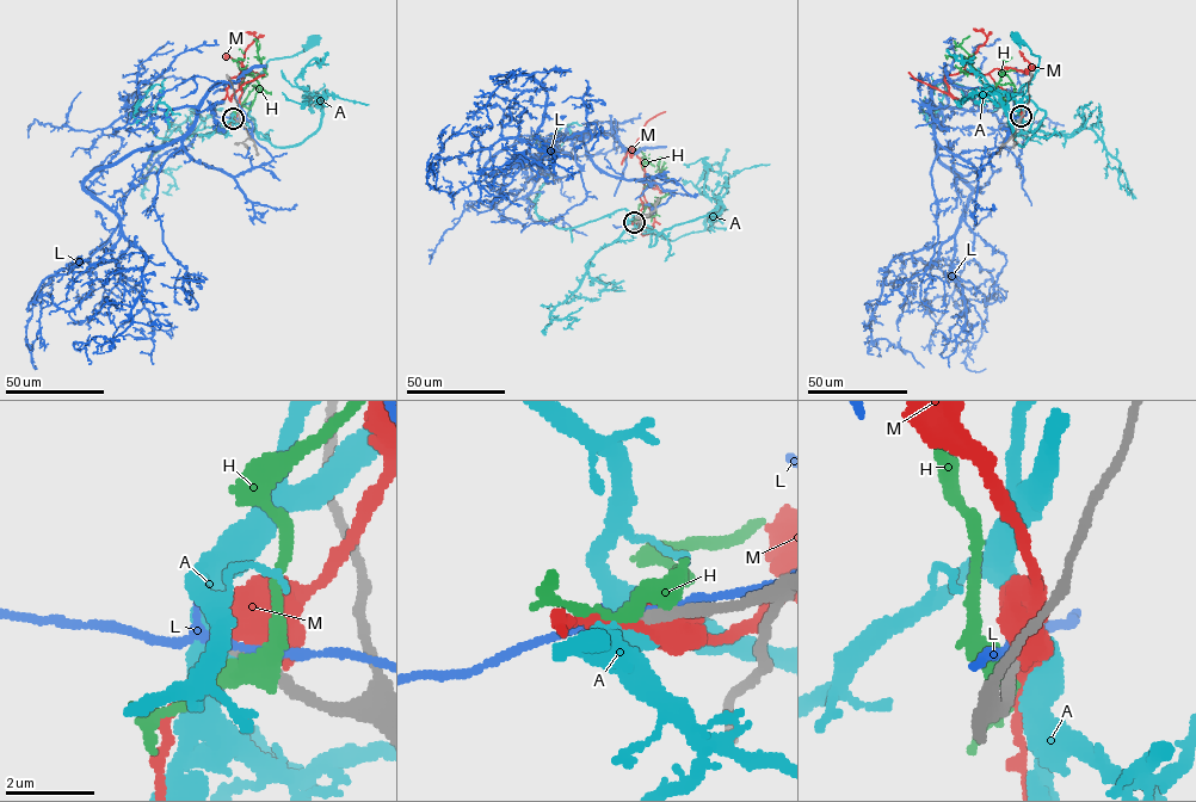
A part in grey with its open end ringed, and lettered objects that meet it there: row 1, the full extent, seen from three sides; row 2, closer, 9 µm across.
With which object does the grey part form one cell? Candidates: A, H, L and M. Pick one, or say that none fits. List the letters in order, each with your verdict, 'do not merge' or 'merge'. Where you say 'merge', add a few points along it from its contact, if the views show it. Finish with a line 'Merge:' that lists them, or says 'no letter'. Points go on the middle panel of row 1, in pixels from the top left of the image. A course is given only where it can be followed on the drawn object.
A: do not merge
H: do not merge
L: do not merge
M: do not merge
Merge: no letter

